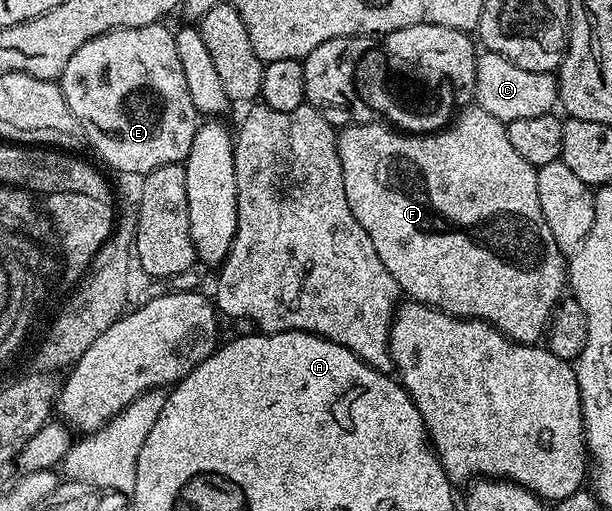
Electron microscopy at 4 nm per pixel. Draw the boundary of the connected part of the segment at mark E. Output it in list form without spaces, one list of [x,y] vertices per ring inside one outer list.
[[[163,23],[137,28],[110,30],[98,38],[90,38],[66,62],[58,81],[62,94],[85,125],[93,124],[97,132],[92,136],[96,152],[112,168],[120,172],[143,174],[158,166],[179,164],[188,156],[198,127],[198,113],[190,102],[186,90],[186,77],[182,75],[182,62],[174,47],[174,32]]]

